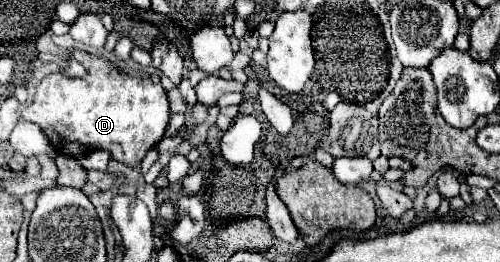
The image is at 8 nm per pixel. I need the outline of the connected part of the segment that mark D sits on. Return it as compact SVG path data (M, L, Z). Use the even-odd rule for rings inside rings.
M84 53L84 67L86 67L86 77L64 77L62 73L48 75L40 81L36 87L32 103L22 111L22 117L30 123L36 123L46 137L50 139L56 149L60 149L62 155L68 157L80 157L86 155L88 151L94 149L106 149L110 151L112 159L126 163L126 165L140 165L144 159L146 151L152 149L158 139L162 139L168 119L170 119L170 109L168 109L168 97L166 91L160 83L152 83L148 77L130 77L126 75L120 67L116 67L110 59L104 55L90 55Z

